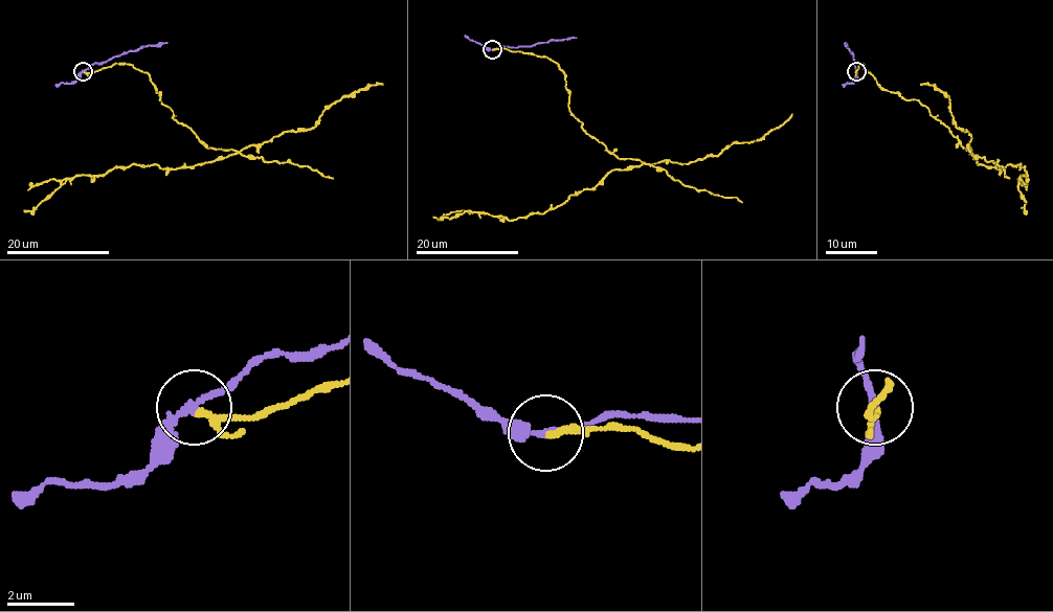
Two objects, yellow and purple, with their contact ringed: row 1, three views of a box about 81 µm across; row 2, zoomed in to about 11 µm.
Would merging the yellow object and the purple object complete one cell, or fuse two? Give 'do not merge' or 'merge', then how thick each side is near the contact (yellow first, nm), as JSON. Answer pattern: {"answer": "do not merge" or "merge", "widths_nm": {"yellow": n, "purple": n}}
{"answer": "do not merge", "widths_nm": {"yellow": 150, "purple": 170}}

